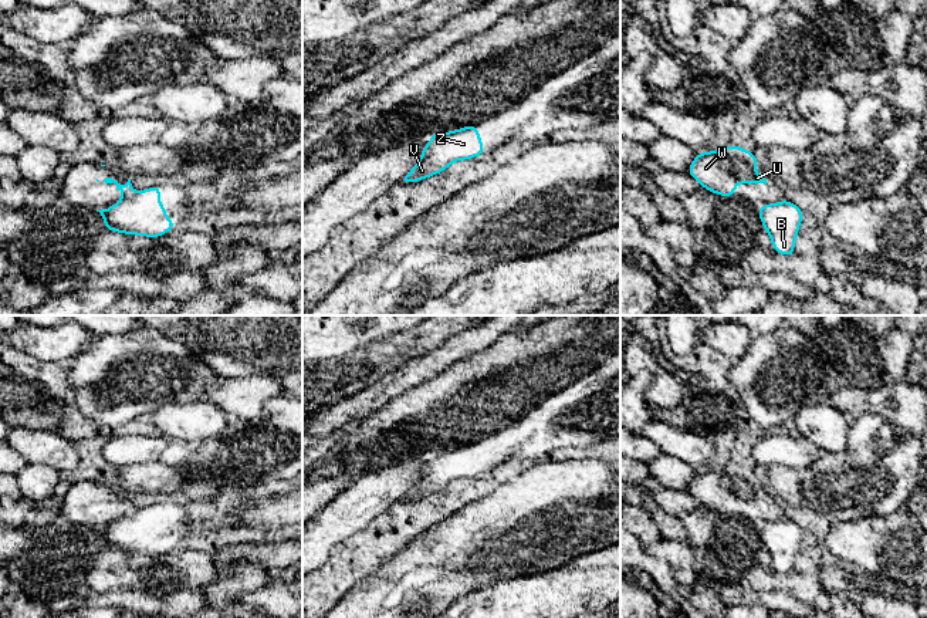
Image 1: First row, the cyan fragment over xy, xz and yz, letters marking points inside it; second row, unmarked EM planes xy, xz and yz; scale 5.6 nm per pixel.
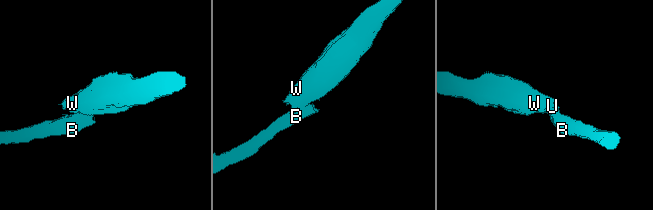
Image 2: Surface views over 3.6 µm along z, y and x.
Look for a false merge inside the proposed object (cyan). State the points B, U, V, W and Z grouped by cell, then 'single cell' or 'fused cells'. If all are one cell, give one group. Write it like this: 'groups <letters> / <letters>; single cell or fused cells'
groups B V Z / U W; fused cells

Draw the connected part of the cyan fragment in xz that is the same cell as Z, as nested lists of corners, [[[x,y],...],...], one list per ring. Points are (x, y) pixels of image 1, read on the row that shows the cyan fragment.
[[[477,125],[447,131],[422,148],[419,162],[407,172],[405,182],[424,180],[446,170],[456,161],[486,153]]]

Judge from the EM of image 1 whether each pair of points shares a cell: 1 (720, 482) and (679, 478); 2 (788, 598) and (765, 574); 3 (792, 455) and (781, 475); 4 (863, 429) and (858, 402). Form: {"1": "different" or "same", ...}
{"1": "different", "2": "different", "3": "different", "4": "different"}

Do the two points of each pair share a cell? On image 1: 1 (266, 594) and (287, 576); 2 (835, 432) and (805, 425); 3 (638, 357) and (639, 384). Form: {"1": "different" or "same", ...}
{"1": "same", "2": "same", "3": "different"}

